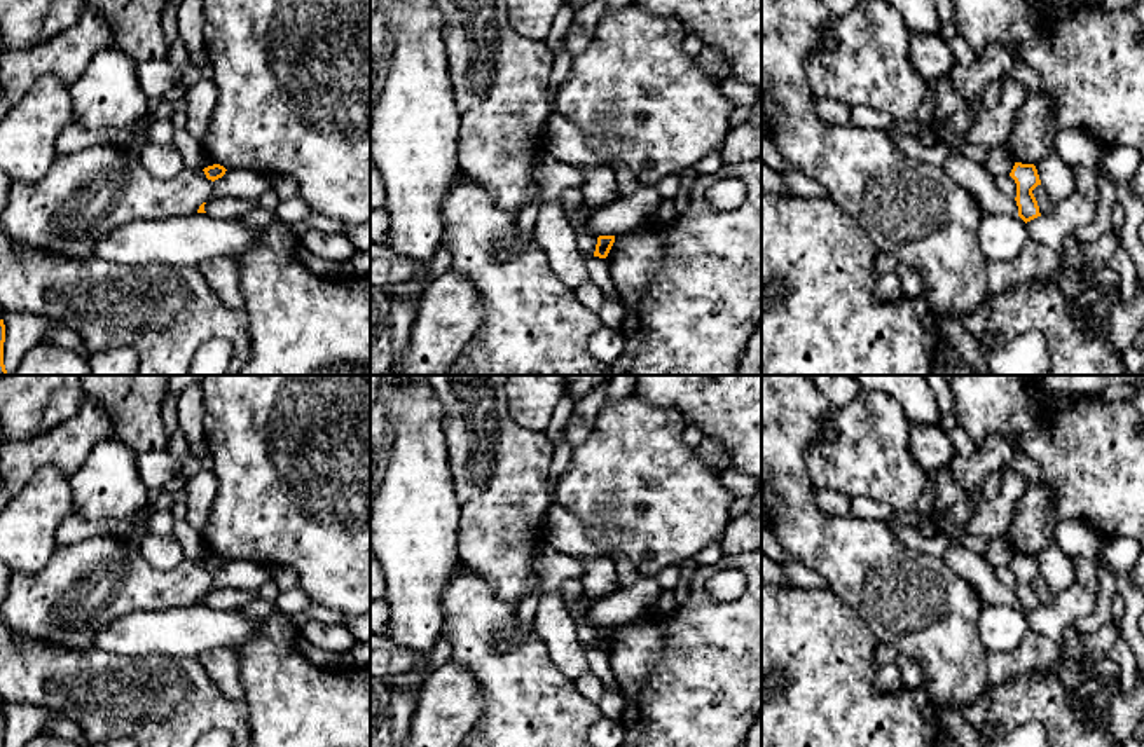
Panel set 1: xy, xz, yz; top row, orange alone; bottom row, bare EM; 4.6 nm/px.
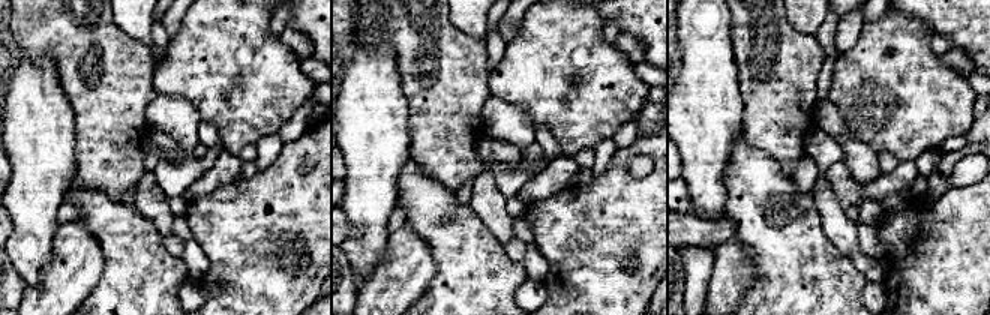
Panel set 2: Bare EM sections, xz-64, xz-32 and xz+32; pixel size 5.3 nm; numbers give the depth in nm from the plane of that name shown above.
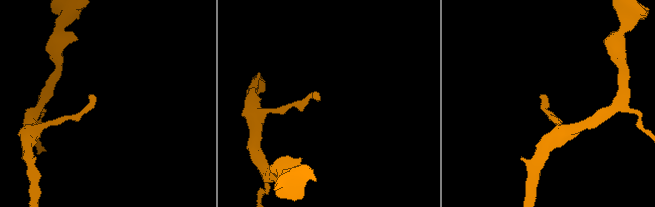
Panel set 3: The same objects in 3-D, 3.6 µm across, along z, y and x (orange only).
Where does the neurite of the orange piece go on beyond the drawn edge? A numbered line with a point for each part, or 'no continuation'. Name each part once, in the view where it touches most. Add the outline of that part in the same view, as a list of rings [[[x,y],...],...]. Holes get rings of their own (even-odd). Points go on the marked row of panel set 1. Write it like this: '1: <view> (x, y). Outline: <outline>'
no continuation

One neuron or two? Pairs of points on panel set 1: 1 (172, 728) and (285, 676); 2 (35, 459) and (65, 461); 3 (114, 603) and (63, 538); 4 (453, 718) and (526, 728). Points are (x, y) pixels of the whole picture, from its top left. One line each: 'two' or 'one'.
1: two
2: one
3: two
4: two

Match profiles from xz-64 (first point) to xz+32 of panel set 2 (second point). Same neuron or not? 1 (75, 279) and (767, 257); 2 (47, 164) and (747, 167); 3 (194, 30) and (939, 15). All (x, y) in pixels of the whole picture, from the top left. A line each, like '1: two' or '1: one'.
1: two
2: two
3: two

